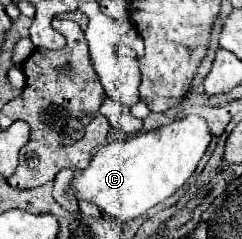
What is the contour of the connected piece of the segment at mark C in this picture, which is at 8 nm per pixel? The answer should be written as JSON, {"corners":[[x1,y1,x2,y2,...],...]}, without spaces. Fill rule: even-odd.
{"corners":[[191,116,175,120,155,132,131,136,125,142,105,144,93,154,89,166,73,176,67,194,75,200,95,204,117,222,129,222,173,196,195,172,209,142,211,134,207,122,199,116]]}

